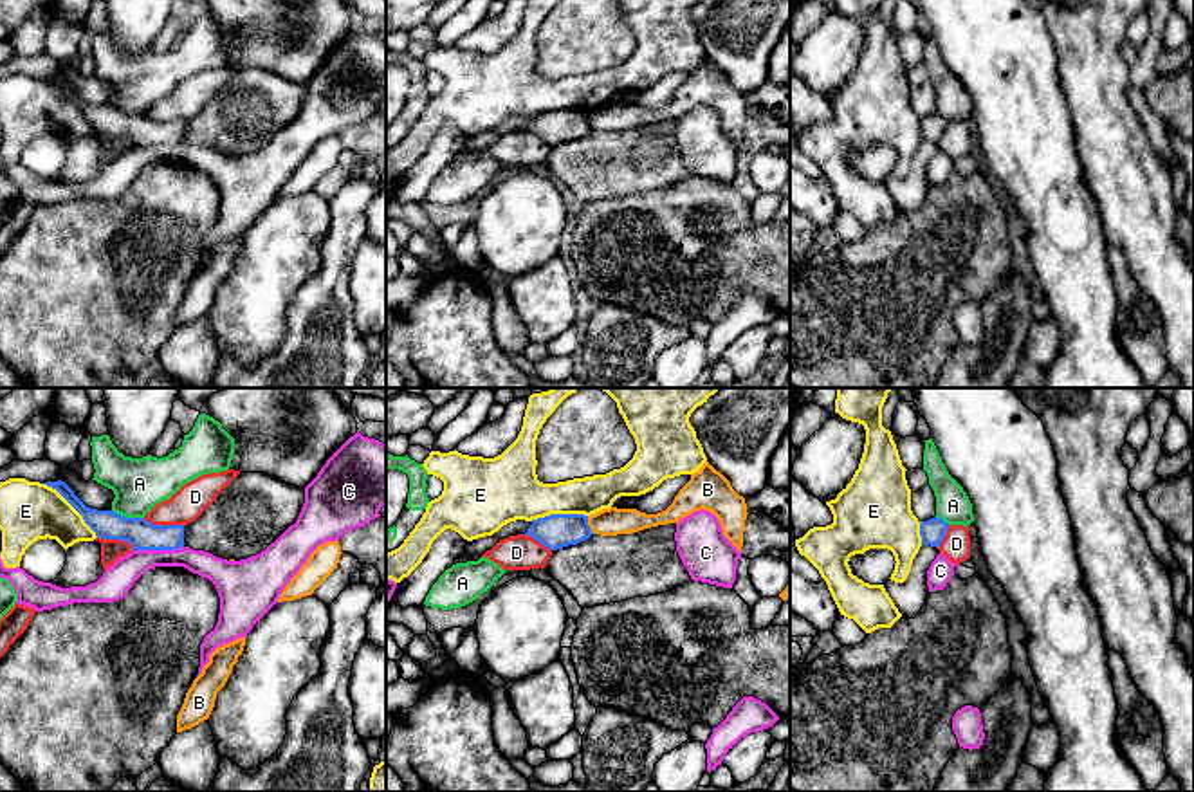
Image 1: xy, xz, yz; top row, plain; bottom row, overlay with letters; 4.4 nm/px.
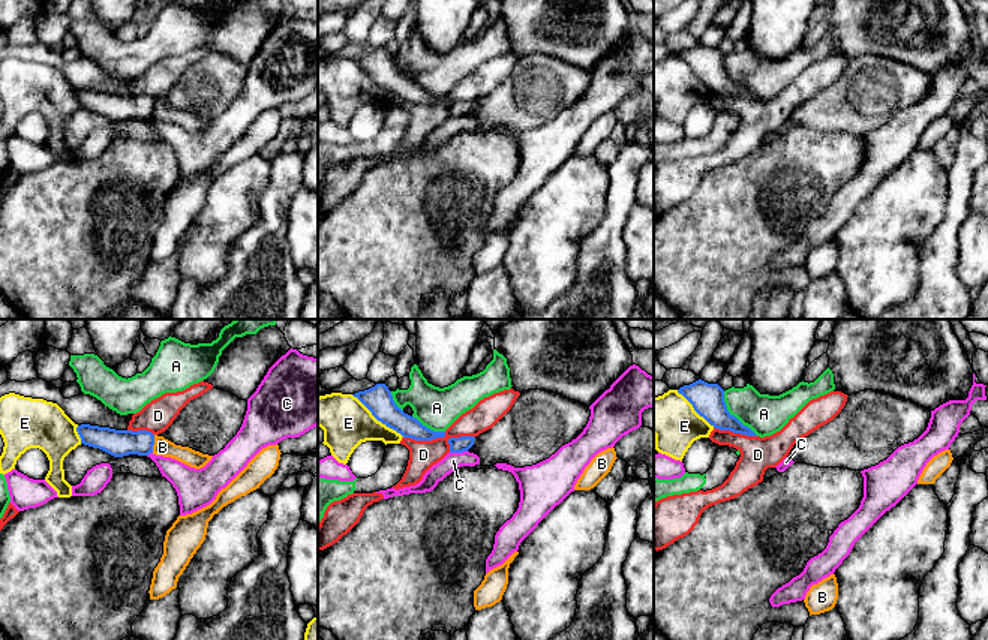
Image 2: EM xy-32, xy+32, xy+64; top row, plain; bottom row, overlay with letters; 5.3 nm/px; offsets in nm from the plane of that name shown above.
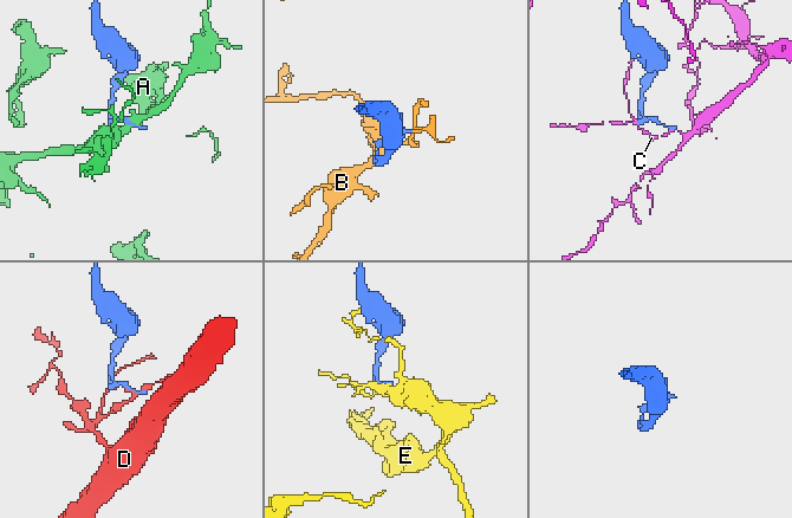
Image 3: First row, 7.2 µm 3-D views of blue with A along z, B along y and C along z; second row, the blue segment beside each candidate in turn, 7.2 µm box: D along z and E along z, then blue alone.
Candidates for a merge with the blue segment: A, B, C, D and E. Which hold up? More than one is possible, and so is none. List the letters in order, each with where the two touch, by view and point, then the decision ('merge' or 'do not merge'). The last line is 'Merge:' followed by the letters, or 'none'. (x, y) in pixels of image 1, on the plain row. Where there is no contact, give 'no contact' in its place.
A: contact xy (128, 114); do not merge
B: contact xz (588, 121); do not merge
C: contact xy (157, 145); do not merge
D: contact xy (161, 121); do not merge
E: contact xy (73, 101); do not merge
Merge: none

